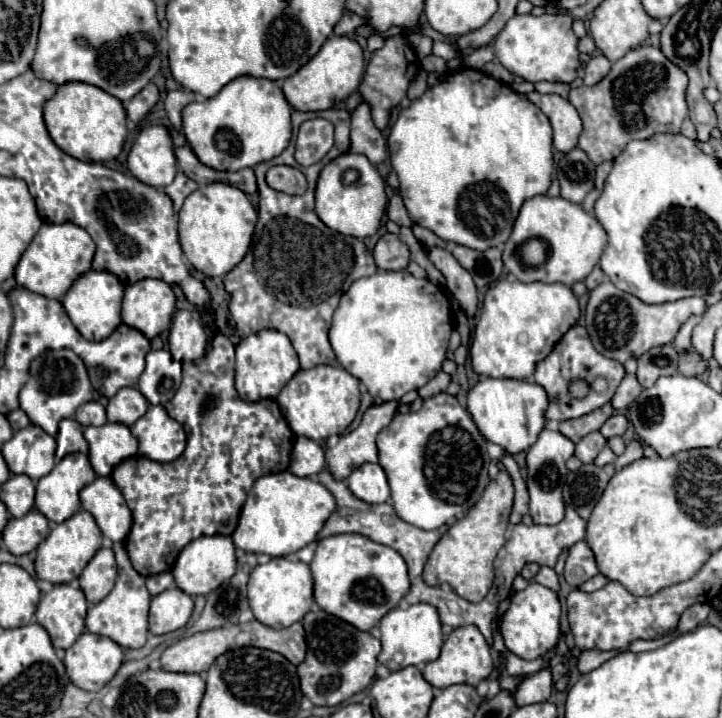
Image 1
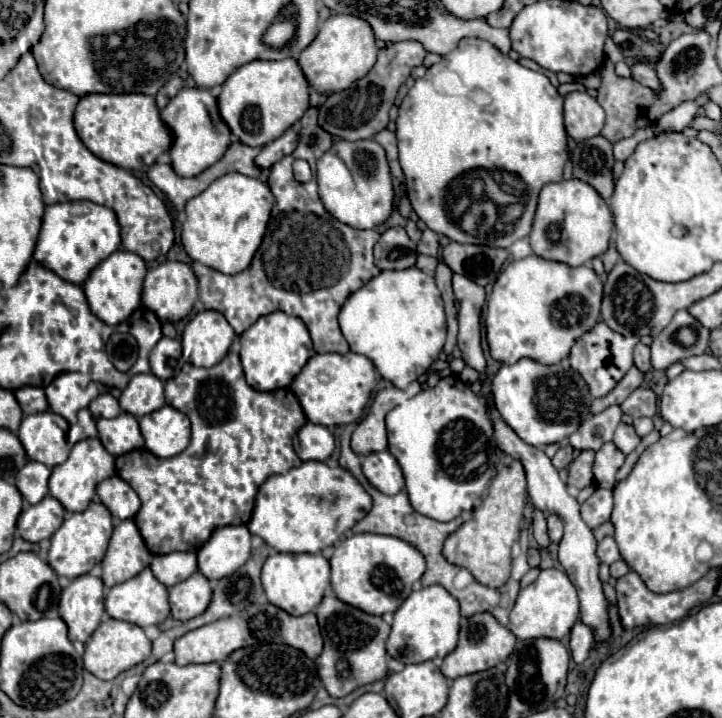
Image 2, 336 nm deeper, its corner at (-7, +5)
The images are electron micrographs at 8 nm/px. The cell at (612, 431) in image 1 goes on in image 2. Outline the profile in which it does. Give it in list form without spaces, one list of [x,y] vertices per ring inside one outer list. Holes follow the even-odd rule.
[[[638,388],[620,404],[620,408],[624,414],[630,414],[632,418],[654,416],[656,414],[656,394],[648,388]]]

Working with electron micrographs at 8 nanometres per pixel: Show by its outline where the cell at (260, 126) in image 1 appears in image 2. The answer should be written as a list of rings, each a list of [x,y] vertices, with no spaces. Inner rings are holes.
[[[294,58],[280,62],[248,62],[240,66],[218,94],[218,112],[230,132],[246,146],[264,146],[280,138],[308,110],[308,82]]]

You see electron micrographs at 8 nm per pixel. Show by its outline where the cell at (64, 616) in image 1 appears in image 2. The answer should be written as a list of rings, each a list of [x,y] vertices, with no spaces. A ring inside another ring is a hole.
[[[84,574],[84,576],[78,576],[70,582],[68,588],[62,590],[62,596],[60,596],[60,606],[58,606],[58,612],[60,612],[60,618],[66,622],[68,626],[68,638],[72,642],[80,640],[80,642],[86,642],[92,632],[98,628],[100,624],[100,618],[104,614],[104,584],[100,578],[94,578],[90,574]]]

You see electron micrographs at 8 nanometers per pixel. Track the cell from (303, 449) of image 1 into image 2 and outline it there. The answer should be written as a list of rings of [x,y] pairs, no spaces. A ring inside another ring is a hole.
[[[306,422],[298,430],[298,442],[296,442],[296,454],[302,462],[318,460],[324,462],[334,452],[335,440],[326,426],[318,426],[312,422]]]

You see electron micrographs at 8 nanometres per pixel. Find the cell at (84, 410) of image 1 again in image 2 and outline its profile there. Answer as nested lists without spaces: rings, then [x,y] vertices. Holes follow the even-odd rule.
[[[100,394],[90,402],[88,410],[92,412],[94,418],[116,418],[120,414],[118,400],[112,394]]]

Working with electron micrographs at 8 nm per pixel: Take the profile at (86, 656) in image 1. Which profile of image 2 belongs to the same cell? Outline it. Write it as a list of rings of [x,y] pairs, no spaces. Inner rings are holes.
[[[106,618],[86,642],[84,668],[100,680],[114,680],[120,672],[126,672],[132,666],[144,662],[150,656],[150,646],[152,644],[140,626],[130,624],[130,622],[120,622],[114,618]]]

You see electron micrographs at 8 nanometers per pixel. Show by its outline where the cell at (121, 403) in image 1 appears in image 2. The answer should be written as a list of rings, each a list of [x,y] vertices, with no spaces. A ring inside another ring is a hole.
[[[136,374],[130,378],[128,386],[122,390],[120,408],[136,418],[162,408],[164,402],[164,382],[154,374]]]

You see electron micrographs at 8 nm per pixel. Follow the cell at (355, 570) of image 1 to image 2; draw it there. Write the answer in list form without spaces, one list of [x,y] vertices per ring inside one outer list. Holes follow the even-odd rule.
[[[354,534],[334,546],[330,558],[332,590],[338,600],[372,616],[392,614],[412,592],[412,584],[426,570],[424,556],[408,542],[382,534]]]

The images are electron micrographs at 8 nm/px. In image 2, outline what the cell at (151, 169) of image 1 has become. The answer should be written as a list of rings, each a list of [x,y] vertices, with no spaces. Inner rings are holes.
[[[182,88],[180,94],[176,94],[176,98],[170,98],[168,106],[160,110],[160,116],[172,134],[168,156],[170,166],[178,176],[188,178],[204,172],[208,166],[220,160],[220,154],[224,154],[230,142],[230,130],[218,116],[216,98],[206,88]]]

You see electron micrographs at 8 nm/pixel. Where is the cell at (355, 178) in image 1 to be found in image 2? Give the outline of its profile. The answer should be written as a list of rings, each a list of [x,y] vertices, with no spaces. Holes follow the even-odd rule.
[[[336,140],[318,160],[318,194],[326,210],[352,228],[376,228],[392,212],[394,190],[384,148],[376,140]]]

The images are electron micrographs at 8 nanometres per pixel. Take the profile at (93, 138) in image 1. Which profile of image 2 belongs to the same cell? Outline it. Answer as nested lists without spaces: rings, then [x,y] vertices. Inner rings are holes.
[[[86,94],[76,104],[74,128],[94,156],[128,170],[152,166],[172,142],[172,134],[162,124],[154,98],[146,94]]]

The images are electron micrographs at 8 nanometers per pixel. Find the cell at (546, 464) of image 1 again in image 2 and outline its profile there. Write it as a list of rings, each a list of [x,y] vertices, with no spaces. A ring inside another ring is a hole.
[[[548,514],[546,516],[546,524],[548,524],[548,536],[552,542],[560,542],[562,540],[562,520],[554,514]]]

